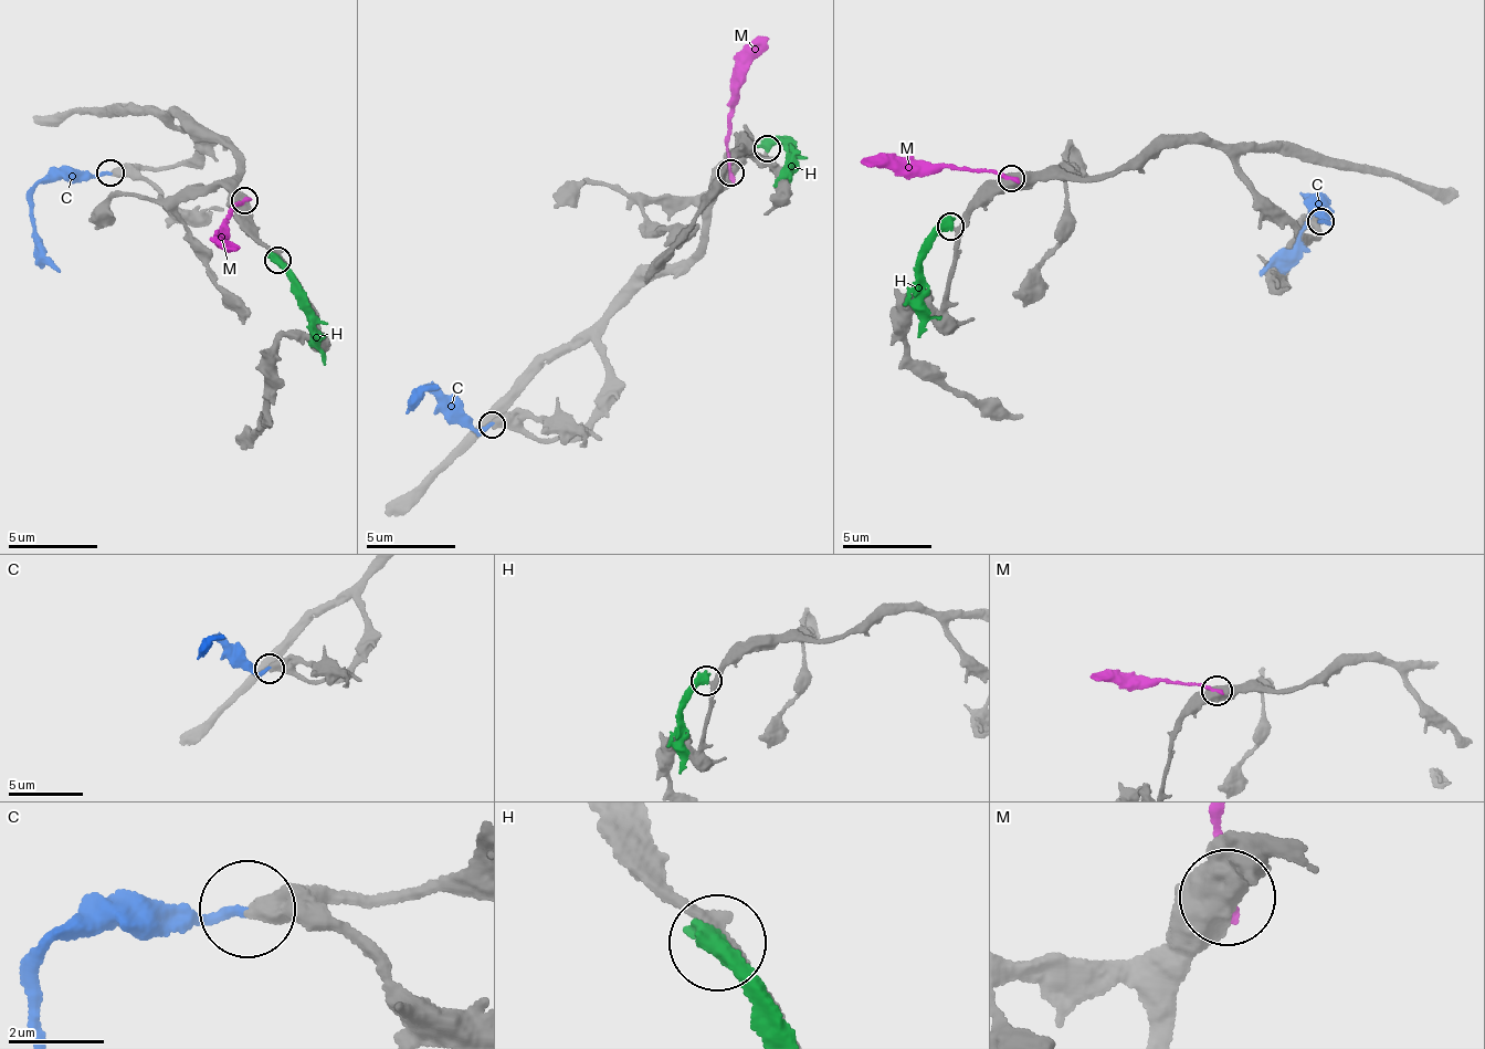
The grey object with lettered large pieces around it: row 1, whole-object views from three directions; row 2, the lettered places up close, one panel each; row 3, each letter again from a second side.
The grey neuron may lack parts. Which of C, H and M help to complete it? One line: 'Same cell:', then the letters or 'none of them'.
Same cell: C

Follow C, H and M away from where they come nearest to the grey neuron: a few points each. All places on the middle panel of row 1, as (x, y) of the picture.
C: (493, 423), (456, 422), (421, 391), (413, 399), (439, 387)
H: (766, 149), (782, 139), (789, 178)
M: (729, 174), (732, 70), (768, 38)

